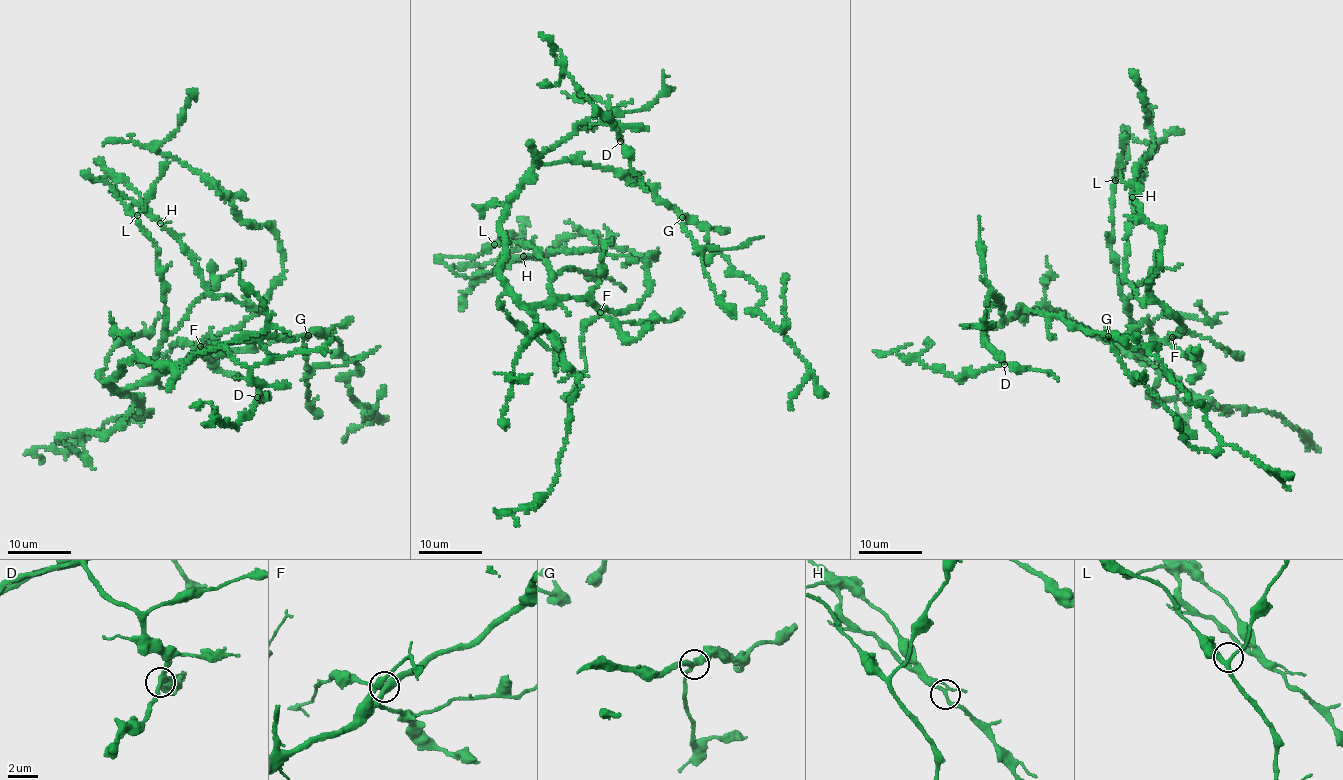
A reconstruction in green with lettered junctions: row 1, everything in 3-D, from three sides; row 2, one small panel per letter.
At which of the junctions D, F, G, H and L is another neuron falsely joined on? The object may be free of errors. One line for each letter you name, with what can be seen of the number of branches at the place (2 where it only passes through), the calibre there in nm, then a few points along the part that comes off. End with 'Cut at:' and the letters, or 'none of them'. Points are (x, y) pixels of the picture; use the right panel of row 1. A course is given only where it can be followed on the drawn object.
H: Branches: 3. Thickness 170 nm. Course of the part to remove: (1132, 197), (1130, 203), (1134, 218), (1127, 234), (1123, 276), (1135, 289), (1138, 298), (1148, 292)
Cut at: H

